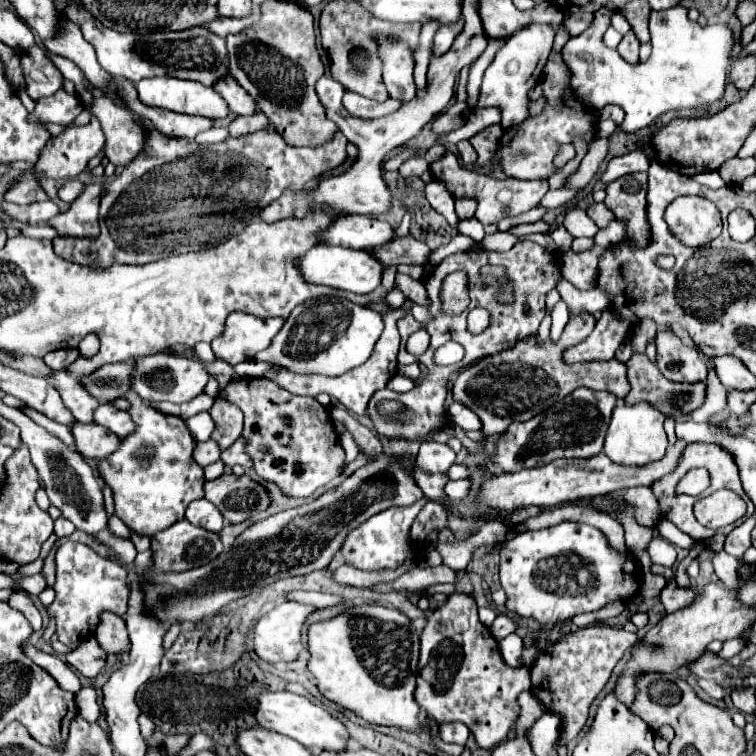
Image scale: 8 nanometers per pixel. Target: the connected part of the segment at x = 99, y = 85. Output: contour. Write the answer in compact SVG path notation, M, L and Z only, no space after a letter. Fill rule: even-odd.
M68 19L68 33L64 33L64 37L56 37L56 41L46 41L44 47L74 61L84 71L92 87L108 93L108 73L100 69L100 63L96 61L96 53L92 45L84 41L80 27L74 25L70 19Z

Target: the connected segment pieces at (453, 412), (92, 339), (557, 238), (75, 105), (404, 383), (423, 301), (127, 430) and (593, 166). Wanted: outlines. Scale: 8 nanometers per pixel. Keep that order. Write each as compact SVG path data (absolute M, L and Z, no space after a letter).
M460 401L456 403L452 403L450 407L448 407L448 415L450 415L450 421L454 423L454 425L458 425L458 427L462 427L462 429L482 429L482 421L480 421L480 417L472 411L472 409L468 409L466 405L460 405Z
M88 333L80 343L78 343L78 349L84 357L92 357L98 353L98 347L100 347L100 341L96 337L96 333Z
M562 225L558 226L553 233L551 232L551 236L558 246L570 247L573 241L573 237Z
M58 91L52 97L44 97L36 103L34 111L28 115L28 121L34 125L56 123L56 125L70 125L76 115L80 115L84 106L76 95Z
M396 375L396 377L392 377L392 381L388 381L388 387L392 391L410 391L414 387L414 381L406 375Z
M404 275L404 279L402 279L402 281L398 279L396 283L400 285L400 289L404 289L404 295L406 295L408 299L412 299L414 303L418 303L418 305L422 305L422 307L430 305L430 299L428 299L428 295L426 295L426 287L424 287L422 281L416 281L416 279Z
M104 403L96 409L94 413L94 419L96 423L108 427L112 433L116 433L118 437L128 437L130 433L136 431L136 425L130 417L128 411L122 411L118 407L114 407L112 403Z
M596 139L596 145L592 145L592 149L588 149L578 171L568 179L566 187L574 187L574 189L586 187L594 179L600 163L606 159L606 155L608 155L608 139Z

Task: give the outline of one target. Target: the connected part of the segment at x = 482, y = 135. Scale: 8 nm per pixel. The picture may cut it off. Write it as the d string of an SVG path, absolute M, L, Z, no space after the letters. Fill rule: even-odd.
M490 125L482 131L478 131L474 137L470 137L470 143L478 153L478 161L490 161L492 159L492 153L498 149L498 139L500 139L498 135L500 133L502 133L500 125ZM492 135L494 135L494 141L492 141Z

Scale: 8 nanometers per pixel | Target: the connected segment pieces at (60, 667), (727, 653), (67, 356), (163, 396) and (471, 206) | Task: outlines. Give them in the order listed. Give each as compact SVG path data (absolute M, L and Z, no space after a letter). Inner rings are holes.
M24 645L22 647L24 653L40 667L44 667L56 681L58 685L64 689L64 691L80 691L80 679L76 677L76 673L58 657L58 655L48 655L48 653L42 653L38 651L36 647L30 647L30 645Z
M734 637L734 639L730 639L730 641L724 643L724 647L722 647L722 651L720 651L718 655L724 657L724 659L730 659L730 657L734 657L736 653L740 653L742 647L744 647L744 641L742 641L740 637Z
M64 348L47 353L43 359L52 370L62 370L74 362L79 355L77 348L68 350Z
M156 353L156 355L148 355L142 357L138 361L136 373L134 373L134 383L132 389L144 399L144 401L170 401L170 403L186 403L190 399L194 399L196 395L200 395L208 383L210 375L206 373L206 369L188 359L188 357L180 357L180 355L170 355L170 353Z
M460 197L456 199L456 213L460 219L470 219L472 213L476 211L476 201L474 199L468 199L468 197Z

